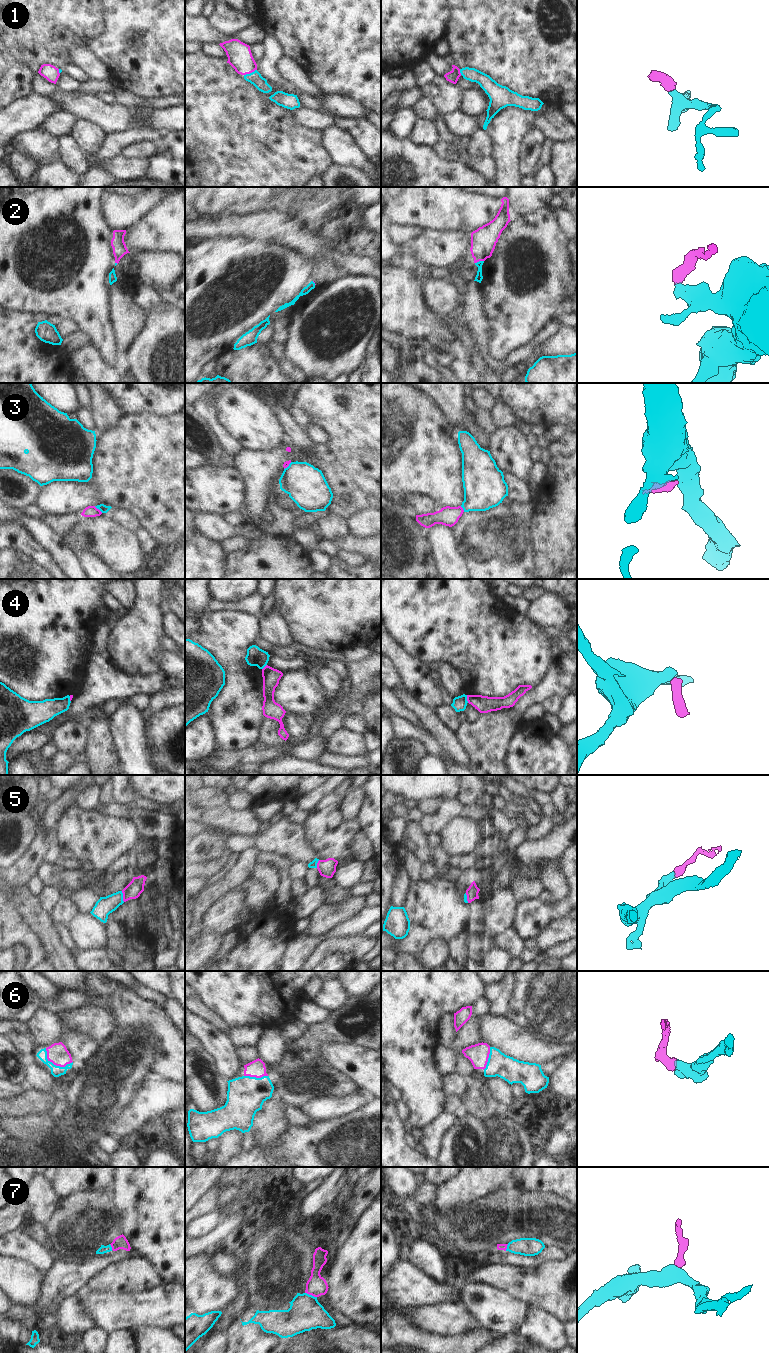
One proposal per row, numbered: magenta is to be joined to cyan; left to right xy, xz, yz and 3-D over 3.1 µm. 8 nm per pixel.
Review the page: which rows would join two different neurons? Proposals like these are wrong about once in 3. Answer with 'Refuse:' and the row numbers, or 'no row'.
Refuse: 3, 4, 7

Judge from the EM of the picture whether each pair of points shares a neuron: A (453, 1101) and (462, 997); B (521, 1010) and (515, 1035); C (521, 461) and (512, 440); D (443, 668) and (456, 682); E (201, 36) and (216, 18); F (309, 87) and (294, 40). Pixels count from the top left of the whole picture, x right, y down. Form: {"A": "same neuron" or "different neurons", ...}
{"A": "different neurons", "B": "different neurons", "C": "same neuron", "D": "same neuron", "E": "different neurons", "F": "different neurons"}

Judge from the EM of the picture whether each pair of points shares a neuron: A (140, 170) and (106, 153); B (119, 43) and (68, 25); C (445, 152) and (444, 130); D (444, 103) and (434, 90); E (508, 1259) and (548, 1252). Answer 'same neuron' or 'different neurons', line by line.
A: different neurons
B: different neurons
C: different neurons
D: same neuron
E: same neuron

